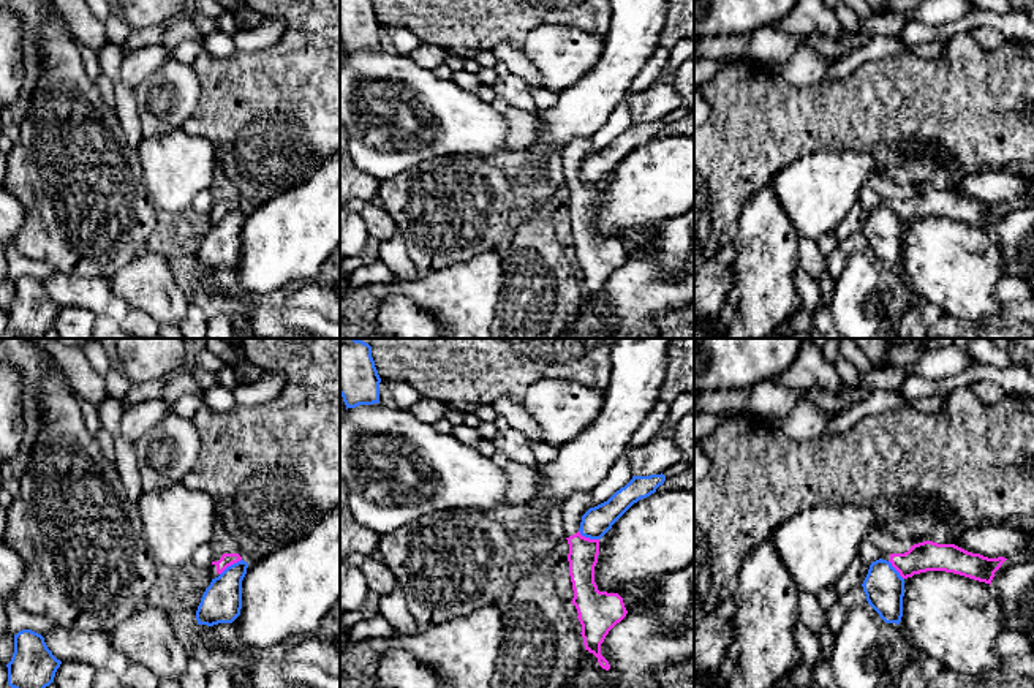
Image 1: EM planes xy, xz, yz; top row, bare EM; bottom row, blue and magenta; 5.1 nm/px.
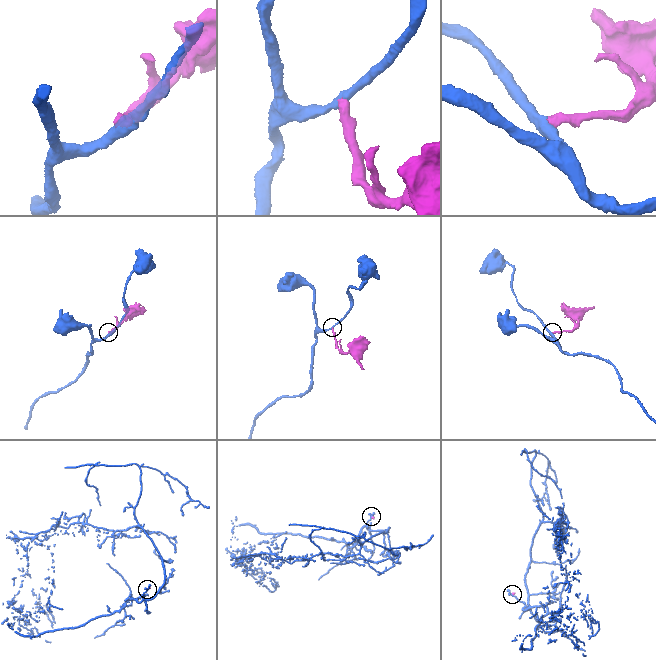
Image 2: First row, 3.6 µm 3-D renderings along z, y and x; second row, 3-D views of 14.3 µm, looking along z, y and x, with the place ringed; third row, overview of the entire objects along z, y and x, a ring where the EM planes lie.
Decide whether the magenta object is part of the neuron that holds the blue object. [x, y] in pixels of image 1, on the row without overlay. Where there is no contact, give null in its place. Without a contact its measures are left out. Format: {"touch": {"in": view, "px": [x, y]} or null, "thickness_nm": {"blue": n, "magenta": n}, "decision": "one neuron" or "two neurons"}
{"touch": {"in": "xy", "px": [231, 211]}, "thickness_nm": {"blue": 200, "magenta": 70}, "decision": "two neurons"}

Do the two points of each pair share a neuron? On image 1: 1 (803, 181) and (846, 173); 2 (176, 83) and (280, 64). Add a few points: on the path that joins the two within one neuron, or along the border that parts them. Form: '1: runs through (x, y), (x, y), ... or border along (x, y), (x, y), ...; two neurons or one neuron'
1: runs through (815, 181), (835, 179); one neuron
2: border along (190, 65), (200, 87), (200, 102), (192, 114); two neurons

